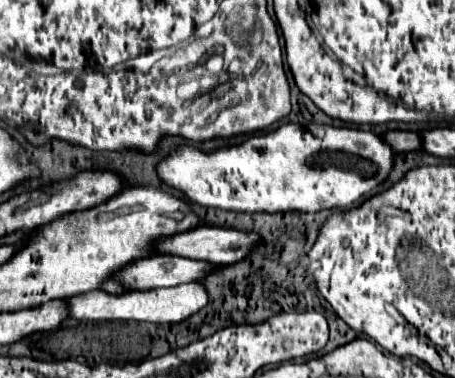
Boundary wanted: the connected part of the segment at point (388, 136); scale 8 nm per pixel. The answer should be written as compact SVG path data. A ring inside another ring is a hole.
M387 131L387 133L383 133L381 137L383 137L385 143L389 143L389 147L391 147L395 153L421 149L419 133L413 133L413 131Z

